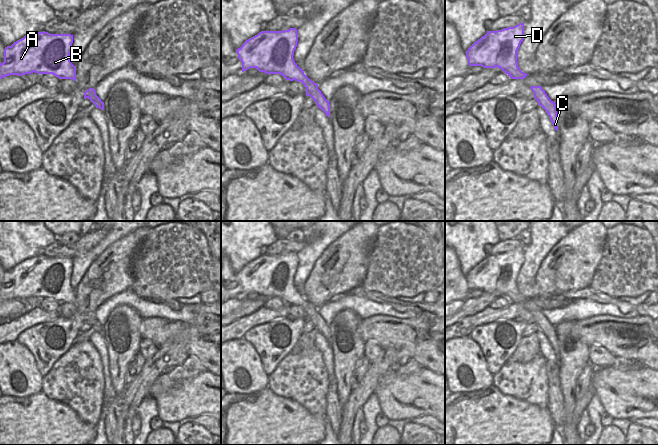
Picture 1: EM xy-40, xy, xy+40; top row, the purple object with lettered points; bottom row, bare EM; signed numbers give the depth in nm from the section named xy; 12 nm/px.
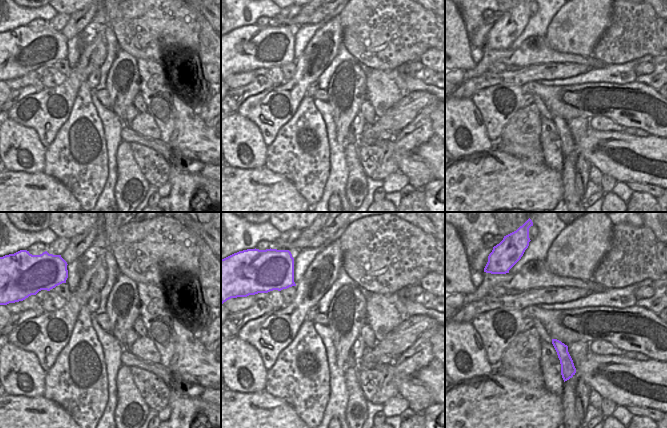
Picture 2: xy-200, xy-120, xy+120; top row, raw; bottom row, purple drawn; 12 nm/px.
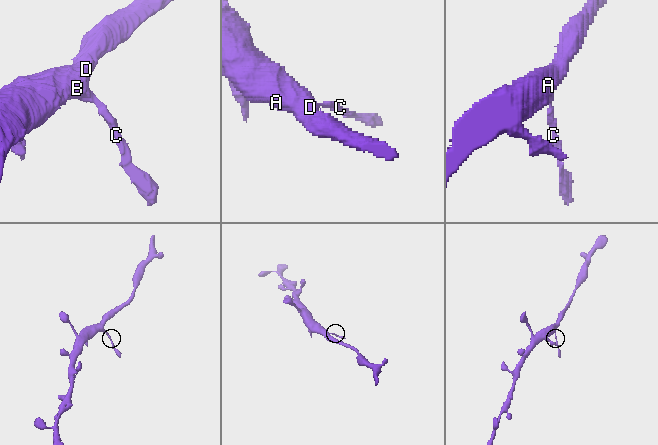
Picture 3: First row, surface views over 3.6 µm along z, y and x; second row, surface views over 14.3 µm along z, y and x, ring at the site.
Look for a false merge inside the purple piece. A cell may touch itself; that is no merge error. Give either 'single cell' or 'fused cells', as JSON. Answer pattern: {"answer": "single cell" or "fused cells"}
{"answer": "fused cells"}

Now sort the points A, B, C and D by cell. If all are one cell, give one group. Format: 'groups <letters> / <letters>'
groups A B D / C

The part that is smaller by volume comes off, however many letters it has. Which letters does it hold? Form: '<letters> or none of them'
C

